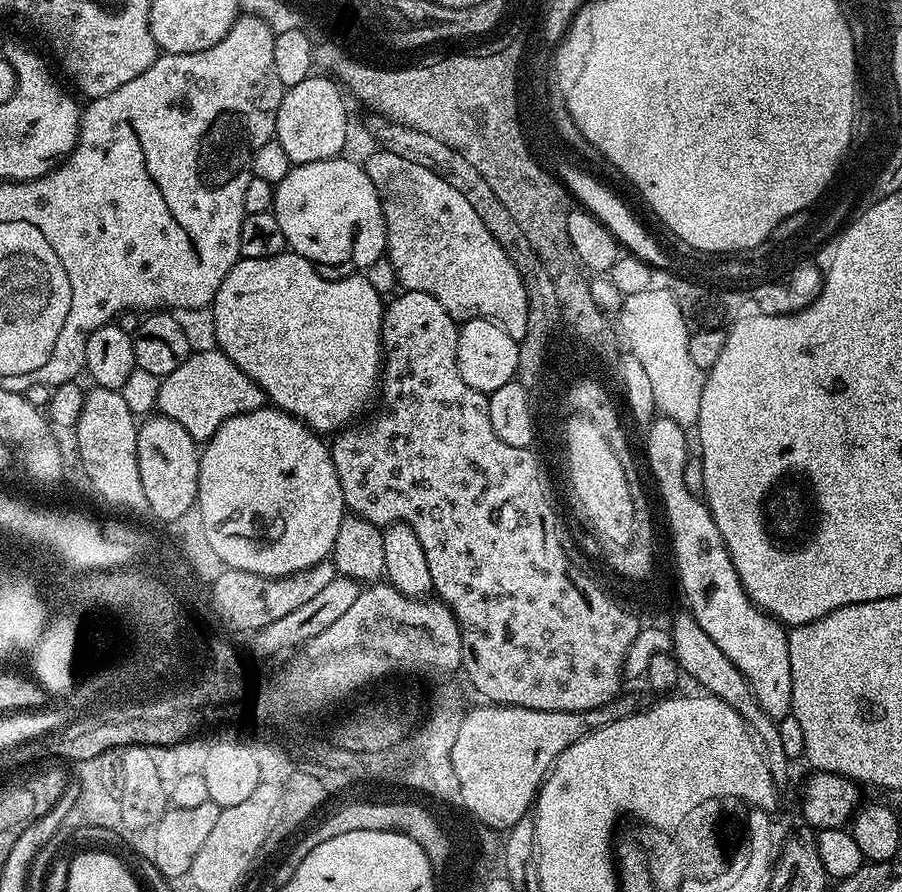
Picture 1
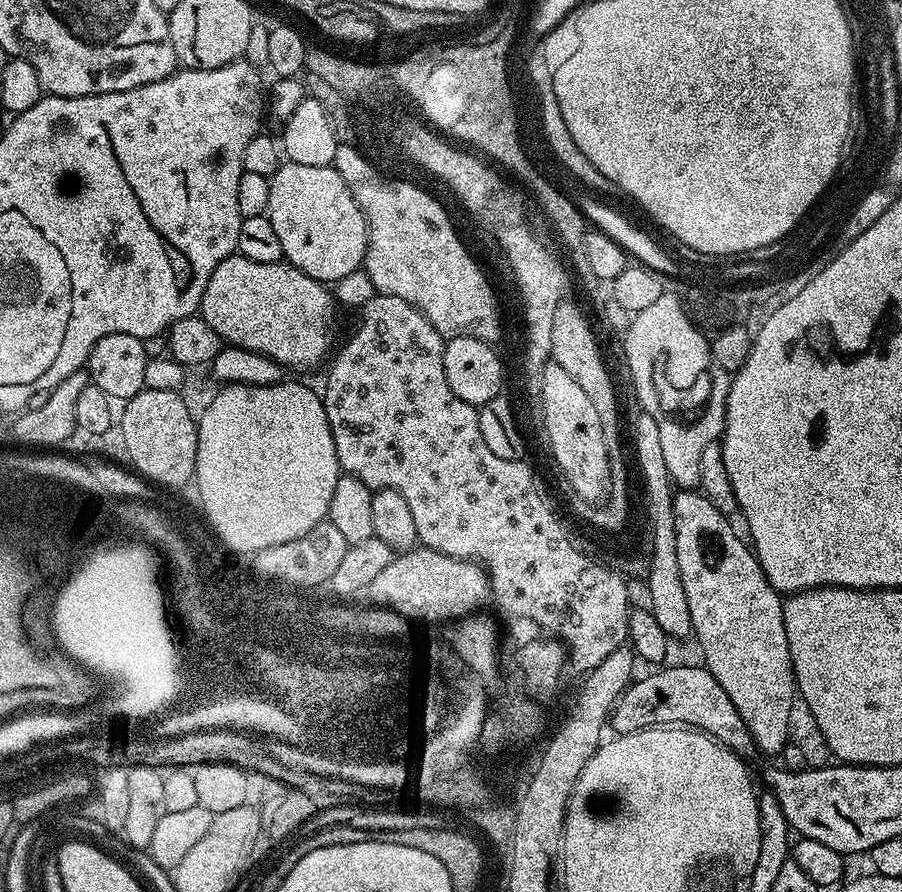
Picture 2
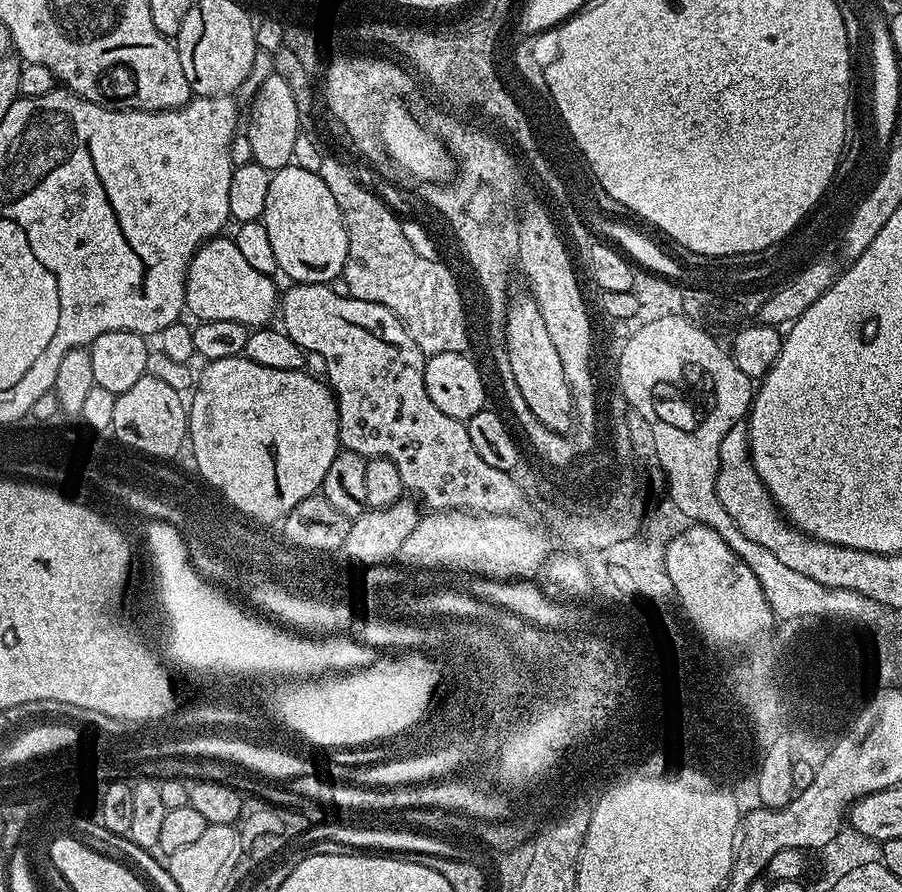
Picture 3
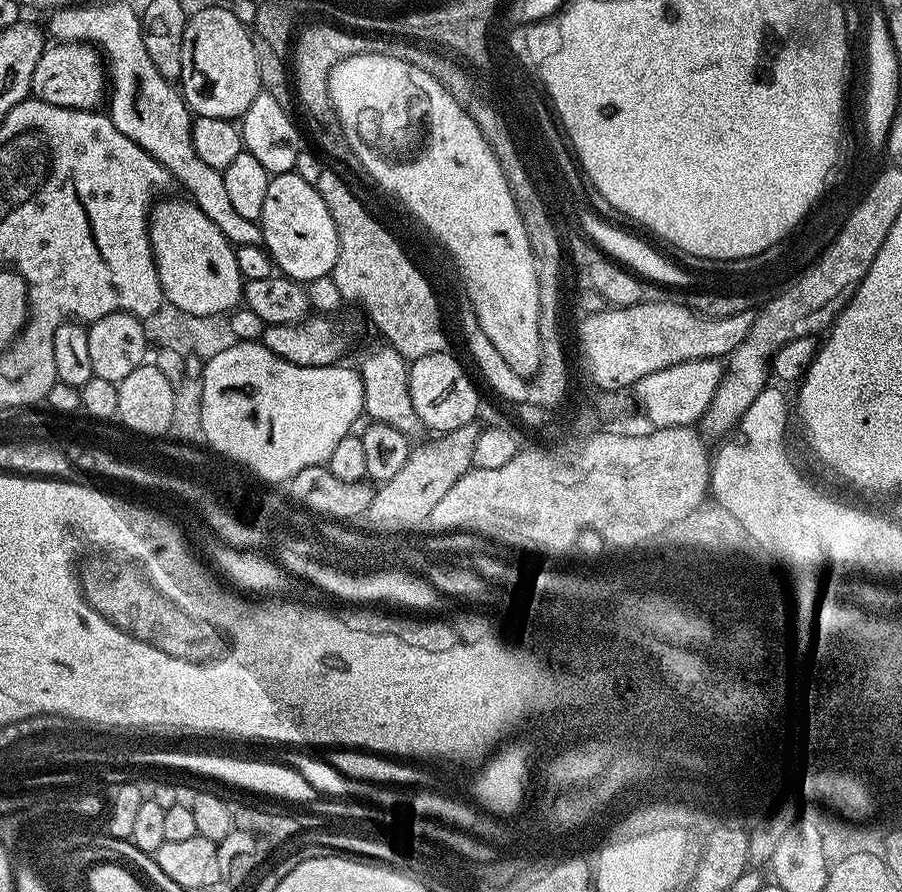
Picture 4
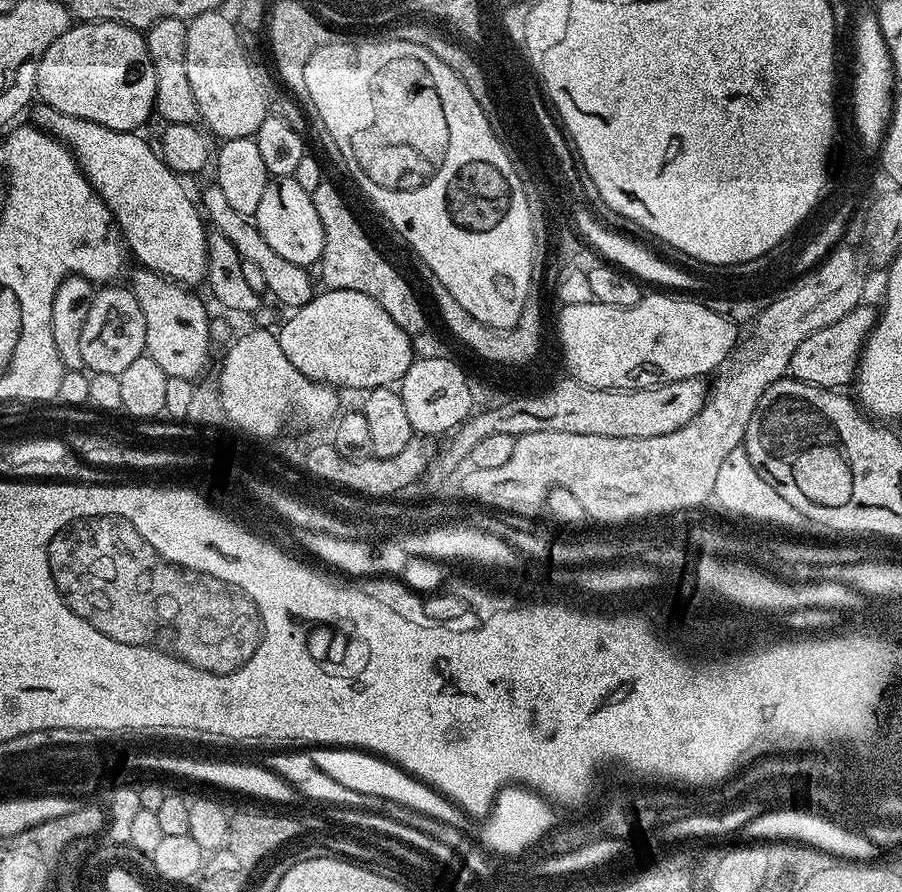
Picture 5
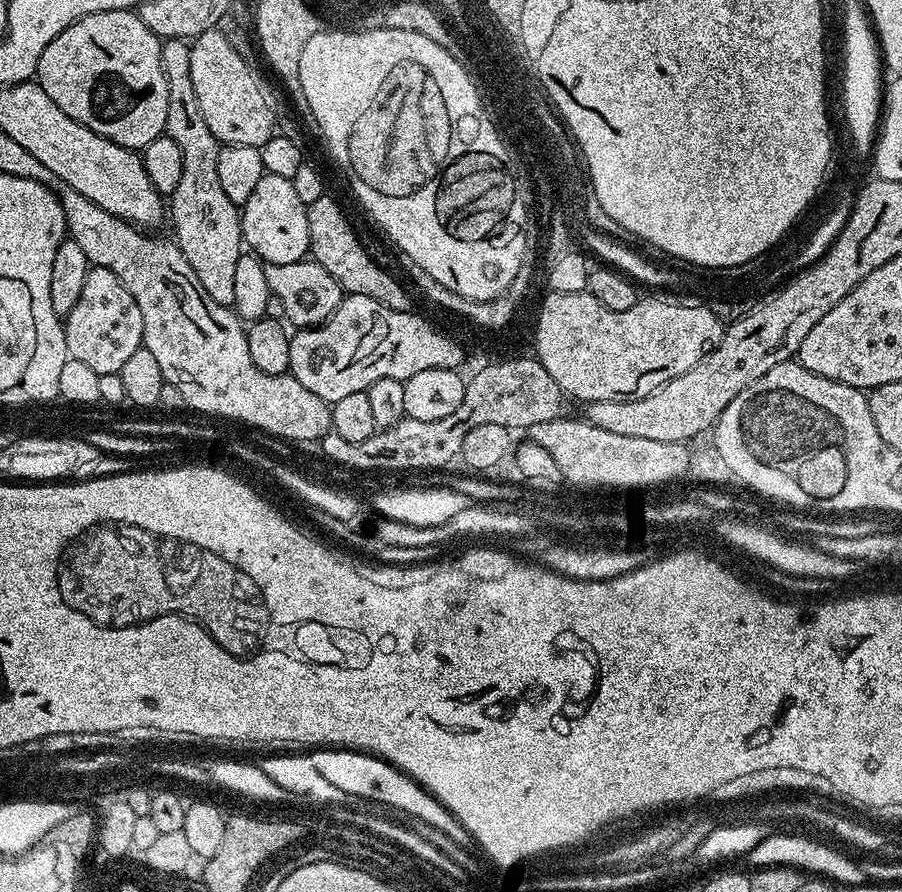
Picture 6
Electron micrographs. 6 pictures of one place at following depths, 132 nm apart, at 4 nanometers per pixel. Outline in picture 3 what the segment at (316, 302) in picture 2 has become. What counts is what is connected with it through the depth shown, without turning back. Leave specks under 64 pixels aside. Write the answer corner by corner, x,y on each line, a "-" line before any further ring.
235,239
206,240
192,256
188,264
188,281
184,295
184,307
201,320
233,320
245,324
250,330
265,327
278,312
278,288
276,280
266,274
258,274
238,251

